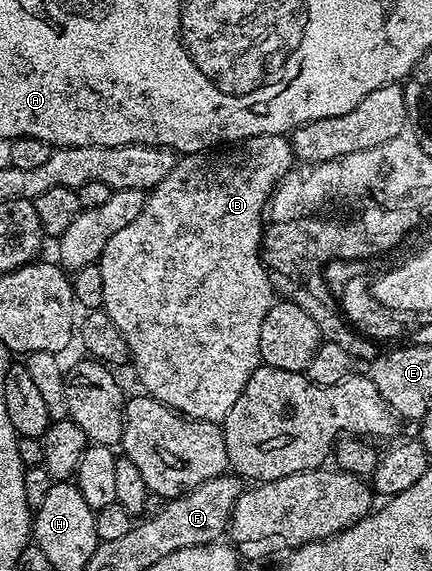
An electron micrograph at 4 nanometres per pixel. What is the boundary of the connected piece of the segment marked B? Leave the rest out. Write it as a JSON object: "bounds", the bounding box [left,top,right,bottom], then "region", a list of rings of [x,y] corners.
{"bounds":[98,135,297,424],"region":[[[258,135],[236,142],[234,145],[224,146],[222,149],[208,149],[194,155],[183,155],[176,162],[173,173],[169,173],[169,177],[165,177],[157,186],[151,188],[143,200],[143,208],[141,213],[137,213],[136,220],[129,221],[129,225],[125,225],[125,229],[121,229],[121,233],[113,233],[113,237],[109,237],[109,245],[105,245],[105,249],[98,257],[99,283],[103,286],[101,307],[113,321],[113,325],[117,325],[117,329],[121,329],[121,337],[125,337],[125,341],[129,345],[130,362],[133,367],[135,363],[135,371],[139,374],[139,383],[143,386],[140,388],[152,399],[165,404],[172,411],[178,411],[186,418],[222,424],[229,409],[233,409],[237,397],[241,397],[241,389],[245,389],[249,377],[253,377],[253,373],[261,366],[259,357],[261,329],[258,325],[214,327],[214,317],[207,314],[214,307],[220,307],[223,311],[235,311],[238,307],[267,309],[276,302],[277,292],[271,286],[271,276],[261,254],[265,212],[267,201],[275,192],[275,187],[287,176],[288,171],[296,166],[296,163],[297,160],[295,154],[291,152],[291,143],[287,135]]]}

